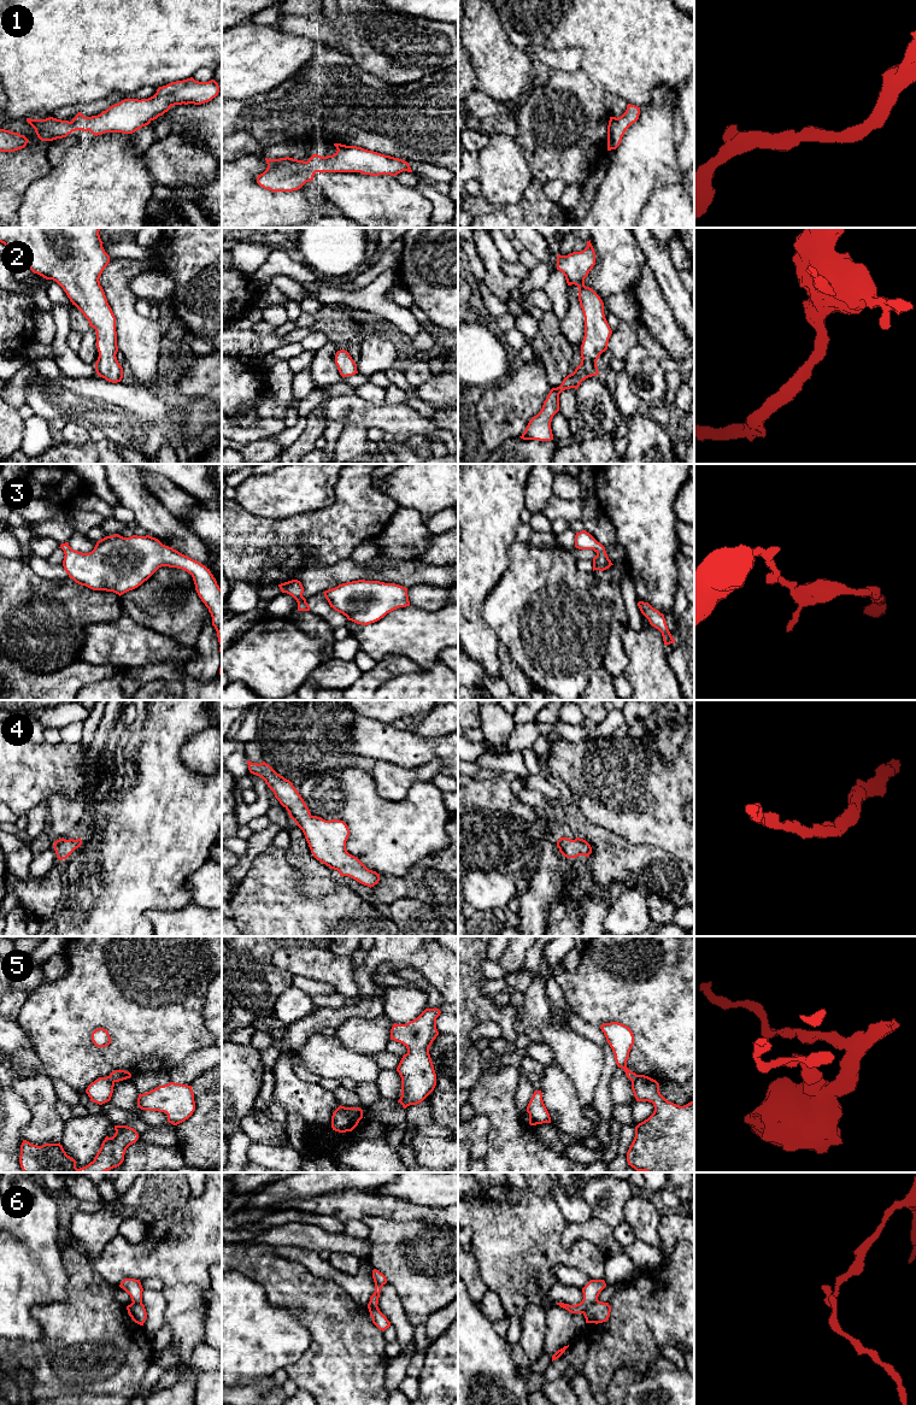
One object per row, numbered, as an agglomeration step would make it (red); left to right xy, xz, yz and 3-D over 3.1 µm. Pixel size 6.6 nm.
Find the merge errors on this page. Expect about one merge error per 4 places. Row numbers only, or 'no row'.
5, 6

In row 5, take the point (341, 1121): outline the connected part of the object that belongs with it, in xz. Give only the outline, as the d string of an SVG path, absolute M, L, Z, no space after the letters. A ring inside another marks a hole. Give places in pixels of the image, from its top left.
M339 1106L331 1116L331 1128L339 1133L352 1131L359 1123L359 1119L352 1117L345 1106Z

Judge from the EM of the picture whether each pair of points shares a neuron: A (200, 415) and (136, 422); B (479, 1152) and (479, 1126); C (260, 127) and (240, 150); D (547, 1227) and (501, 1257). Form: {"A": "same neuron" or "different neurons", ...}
{"A": "same neuron", "B": "same neuron", "C": "different neurons", "D": "same neuron"}

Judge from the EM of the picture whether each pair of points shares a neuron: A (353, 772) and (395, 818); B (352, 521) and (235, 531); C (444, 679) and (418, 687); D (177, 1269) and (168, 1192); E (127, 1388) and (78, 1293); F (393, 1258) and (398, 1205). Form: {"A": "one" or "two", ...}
{"A": "one", "B": "one", "C": "one", "D": "two", "E": "one", "F": "two"}

